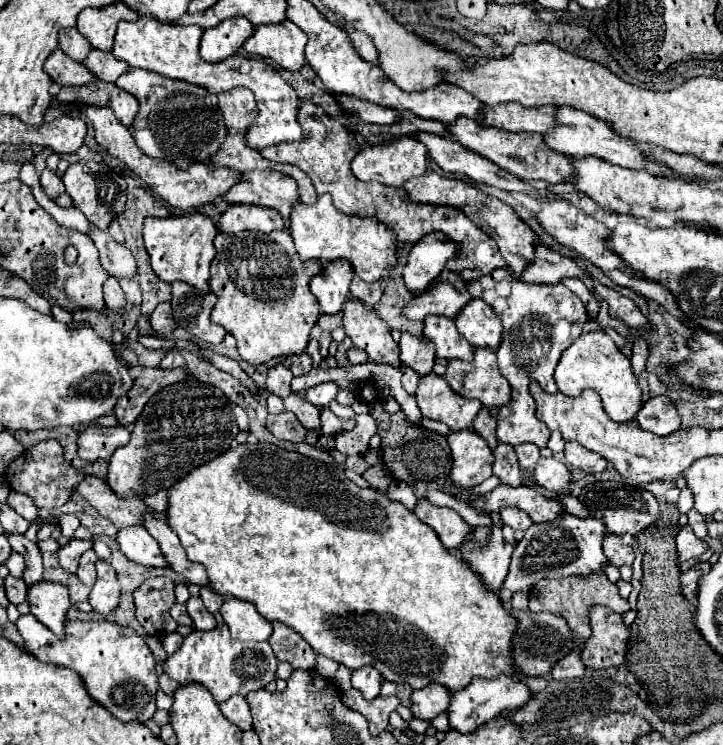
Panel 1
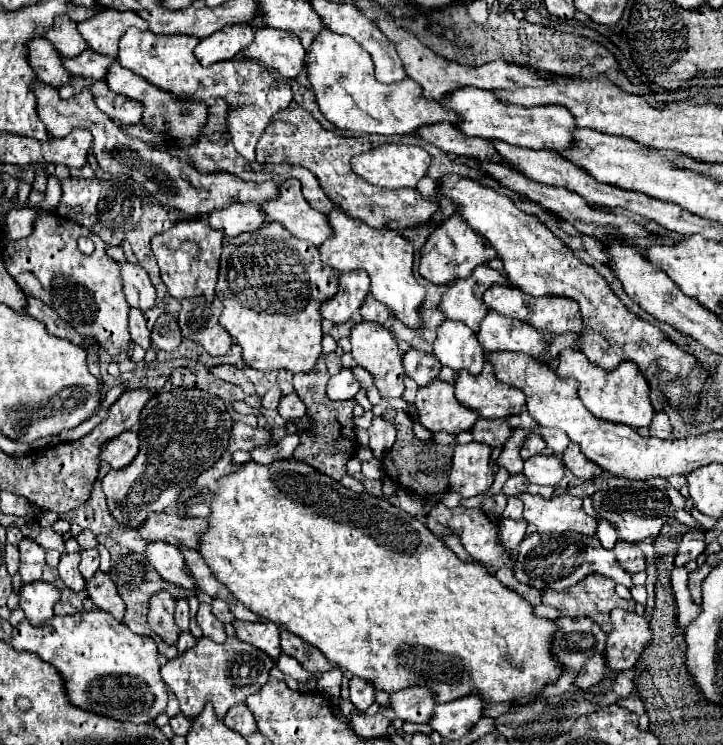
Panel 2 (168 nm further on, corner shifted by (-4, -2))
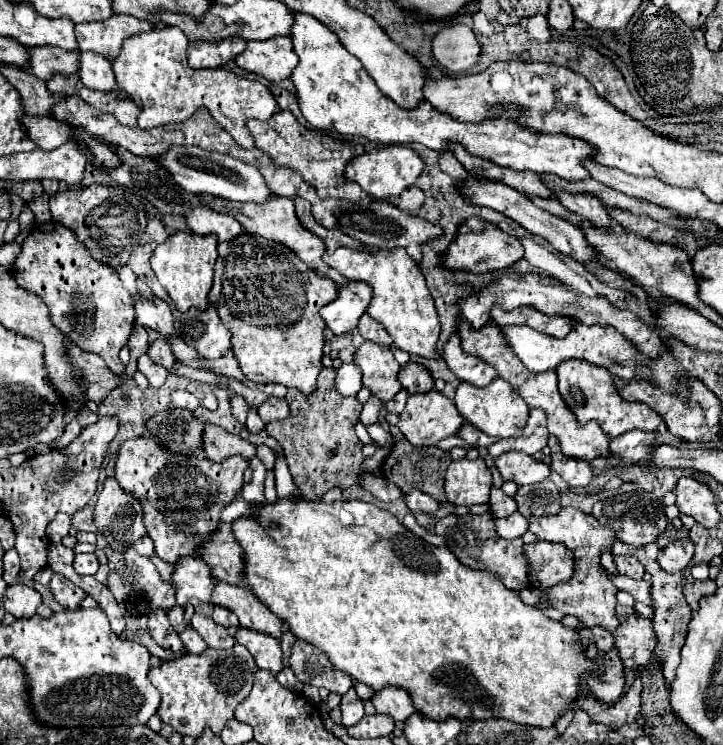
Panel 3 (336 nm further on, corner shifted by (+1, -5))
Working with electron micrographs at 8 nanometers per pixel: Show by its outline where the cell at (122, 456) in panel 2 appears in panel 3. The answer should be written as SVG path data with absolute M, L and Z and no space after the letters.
M131 438L119 452L115 462L115 478L143 504L145 528L155 542L155 552L169 564L181 556L191 556L195 548L219 524L219 510L227 506L243 484L247 460L241 456L215 464L207 458L185 458L165 452L151 438Z

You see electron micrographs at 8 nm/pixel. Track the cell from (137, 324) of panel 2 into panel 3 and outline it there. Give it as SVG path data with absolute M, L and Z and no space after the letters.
M147 352L143 356L139 356L139 370L147 376L149 386L153 386L153 388L163 386L165 378L167 378L167 370L163 370L163 366L151 362L151 358L149 358Z

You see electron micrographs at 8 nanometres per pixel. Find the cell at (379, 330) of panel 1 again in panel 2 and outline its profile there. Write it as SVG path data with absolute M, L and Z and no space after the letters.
M362 321L362 323L356 323L352 327L350 341L352 341L352 357L354 357L356 365L366 369L372 375L374 385L378 387L380 395L384 399L402 397L402 393L404 393L404 377L406 375L404 375L404 367L402 367L402 351L398 349L396 339L392 337L392 333L386 327Z

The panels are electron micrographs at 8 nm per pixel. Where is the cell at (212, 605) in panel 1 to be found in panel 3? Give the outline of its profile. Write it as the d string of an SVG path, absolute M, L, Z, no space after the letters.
M215 606L211 618L213 618L215 624L221 624L221 626L225 626L225 628L229 628L229 626L239 626L237 616L231 614L227 608L219 608L219 606Z

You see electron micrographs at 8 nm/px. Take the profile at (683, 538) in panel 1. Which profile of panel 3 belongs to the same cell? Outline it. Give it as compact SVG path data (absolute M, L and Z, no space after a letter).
M689 538L675 540L659 552L659 564L669 574L683 572L687 564L693 560L693 554L695 554L695 544Z

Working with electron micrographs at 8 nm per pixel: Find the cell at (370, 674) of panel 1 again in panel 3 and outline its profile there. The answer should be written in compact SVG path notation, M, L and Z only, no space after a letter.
M355 688L347 690L347 694L343 694L343 700L341 700L341 712L343 712L343 724L349 728L353 724L357 724L363 716L365 716L365 710L363 710L363 700L357 696Z

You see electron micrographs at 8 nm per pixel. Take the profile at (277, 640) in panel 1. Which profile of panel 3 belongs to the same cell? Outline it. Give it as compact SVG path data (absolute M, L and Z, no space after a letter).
M297 640L293 644L289 664L297 680L303 684L317 686L317 688L323 686L329 692L337 692L337 694L345 694L353 686L349 674L343 674L341 670L331 666L329 658L321 650L317 650L315 646L303 640L301 642Z

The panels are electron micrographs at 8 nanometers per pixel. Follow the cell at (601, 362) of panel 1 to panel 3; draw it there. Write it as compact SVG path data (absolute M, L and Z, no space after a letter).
M571 360L571 362L561 362L559 370L555 370L555 372L559 378L559 392L565 400L565 404L573 410L573 414L577 416L577 420L581 424L585 424L589 420L597 420L605 434L619 436L619 434L635 430L635 428L645 430L645 432L655 432L657 426L663 422L663 418L659 414L655 414L655 410L647 408L647 404L623 400L613 386L611 374L607 370L603 370L601 366L591 366L589 362Z

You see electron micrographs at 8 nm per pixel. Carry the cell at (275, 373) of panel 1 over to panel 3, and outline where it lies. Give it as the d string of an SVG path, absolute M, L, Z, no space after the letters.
M251 408L251 410L249 410L249 414L247 414L247 422L245 422L245 424L247 424L249 432L253 432L253 434L255 434L255 432L261 432L261 430L263 430L263 426L265 426L265 424L263 424L263 420L259 418L257 408Z

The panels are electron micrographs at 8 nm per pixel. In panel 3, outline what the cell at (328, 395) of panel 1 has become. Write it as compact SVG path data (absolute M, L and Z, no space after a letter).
M353 362L351 364L343 364L337 370L335 388L343 396L355 396L363 388L363 384L361 384L361 370Z

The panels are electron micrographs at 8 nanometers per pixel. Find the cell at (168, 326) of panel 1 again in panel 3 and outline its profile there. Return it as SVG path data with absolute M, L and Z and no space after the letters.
M159 338L159 340L151 342L151 344L149 344L149 352L147 352L147 354L151 356L151 360L153 360L153 362L157 362L157 364L165 366L167 370L171 370L171 368L173 368L175 356L171 354L171 344L169 344L165 338Z

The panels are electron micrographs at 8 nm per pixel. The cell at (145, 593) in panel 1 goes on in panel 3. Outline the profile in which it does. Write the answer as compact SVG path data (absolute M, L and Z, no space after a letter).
M155 610L155 614L151 614L151 618L149 618L149 634L165 650L179 652L183 648L183 642L179 640L179 634L169 624L165 610Z

